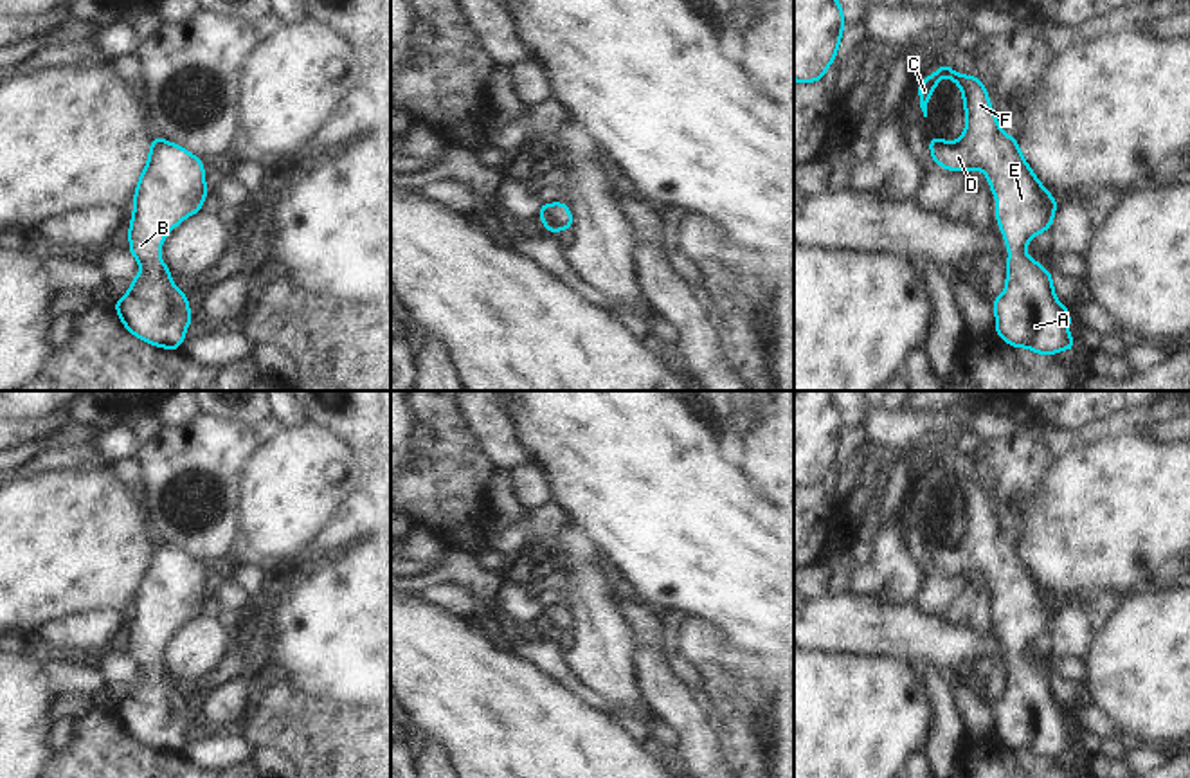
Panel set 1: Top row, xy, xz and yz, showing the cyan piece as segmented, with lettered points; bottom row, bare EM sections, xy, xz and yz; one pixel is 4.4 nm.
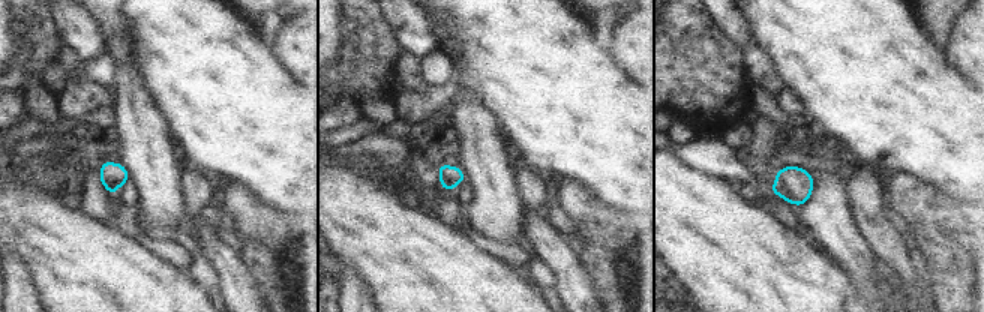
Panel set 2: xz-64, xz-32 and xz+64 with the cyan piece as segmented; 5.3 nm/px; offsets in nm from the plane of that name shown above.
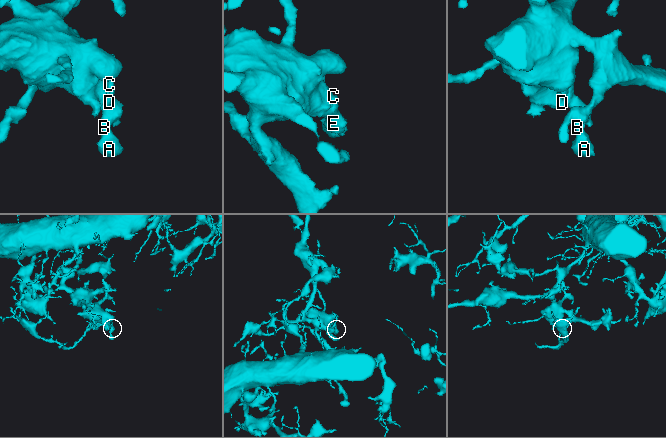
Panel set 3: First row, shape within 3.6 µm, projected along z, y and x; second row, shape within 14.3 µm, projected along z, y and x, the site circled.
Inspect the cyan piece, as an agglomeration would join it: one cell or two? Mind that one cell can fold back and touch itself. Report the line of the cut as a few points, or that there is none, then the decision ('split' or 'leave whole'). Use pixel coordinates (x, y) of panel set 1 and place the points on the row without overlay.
no cut; leave whole

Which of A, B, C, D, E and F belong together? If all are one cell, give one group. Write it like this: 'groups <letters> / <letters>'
groups A B C D E F

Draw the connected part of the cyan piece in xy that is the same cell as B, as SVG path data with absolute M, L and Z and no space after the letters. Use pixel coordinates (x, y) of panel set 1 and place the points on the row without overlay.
M153 538L148 567L133 596L130 656L142 670L130 693L113 708L130 737L148 747L176 755L193 726L187 697L180 695L158 661L169 634L202 614L205 605L202 564Z

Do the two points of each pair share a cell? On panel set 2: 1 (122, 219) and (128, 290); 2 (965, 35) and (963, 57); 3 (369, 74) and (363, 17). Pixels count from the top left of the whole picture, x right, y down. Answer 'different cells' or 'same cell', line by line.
1: different cells
2: same cell
3: same cell

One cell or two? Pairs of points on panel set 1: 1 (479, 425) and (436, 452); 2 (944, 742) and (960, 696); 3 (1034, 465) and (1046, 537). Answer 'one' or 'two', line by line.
1: two
2: two
3: two

